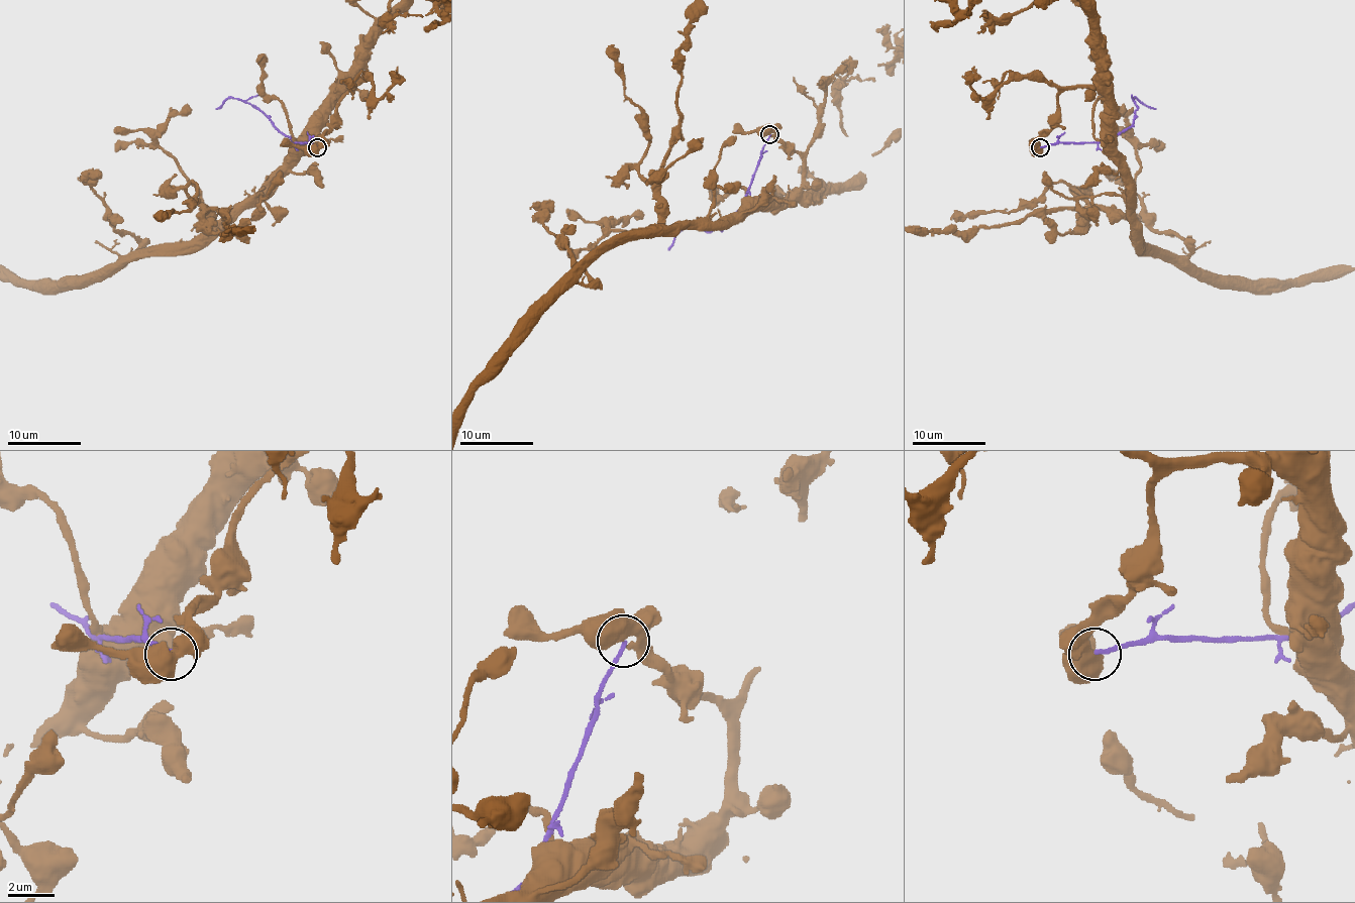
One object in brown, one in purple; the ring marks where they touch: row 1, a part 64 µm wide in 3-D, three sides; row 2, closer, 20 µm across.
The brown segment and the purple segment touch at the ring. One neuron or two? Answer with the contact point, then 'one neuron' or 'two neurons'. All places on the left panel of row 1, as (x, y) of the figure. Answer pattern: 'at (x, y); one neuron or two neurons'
at (317, 147); two neurons

